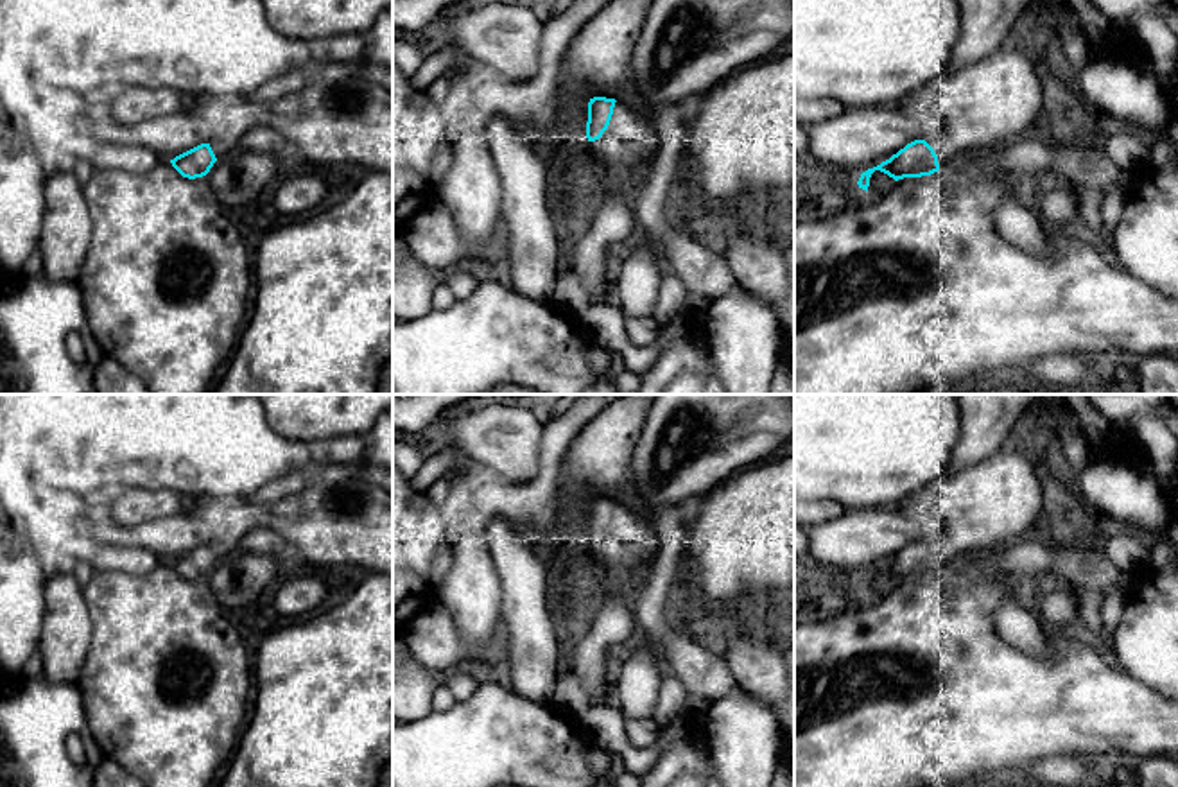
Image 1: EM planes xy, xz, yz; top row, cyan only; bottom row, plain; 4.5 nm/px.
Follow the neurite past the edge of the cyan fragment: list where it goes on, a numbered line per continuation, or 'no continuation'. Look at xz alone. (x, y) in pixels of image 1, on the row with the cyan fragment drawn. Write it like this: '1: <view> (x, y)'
1: xz (623, 156)

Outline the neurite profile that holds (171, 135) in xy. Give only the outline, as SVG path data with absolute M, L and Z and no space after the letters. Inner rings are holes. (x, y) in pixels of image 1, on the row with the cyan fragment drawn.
M192 104L179 113L154 117L131 125L122 125L99 113L88 124L88 131L97 142L142 145L152 149L161 160L174 160L201 143L210 143L217 127L212 111Z

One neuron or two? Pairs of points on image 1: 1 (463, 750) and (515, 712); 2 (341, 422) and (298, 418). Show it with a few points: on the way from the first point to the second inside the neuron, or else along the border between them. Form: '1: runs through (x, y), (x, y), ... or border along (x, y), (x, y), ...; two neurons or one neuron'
1: runs through (476, 746), (483, 744), (502, 725); one neuron
2: runs through (330, 418), (309, 418); one neuron

